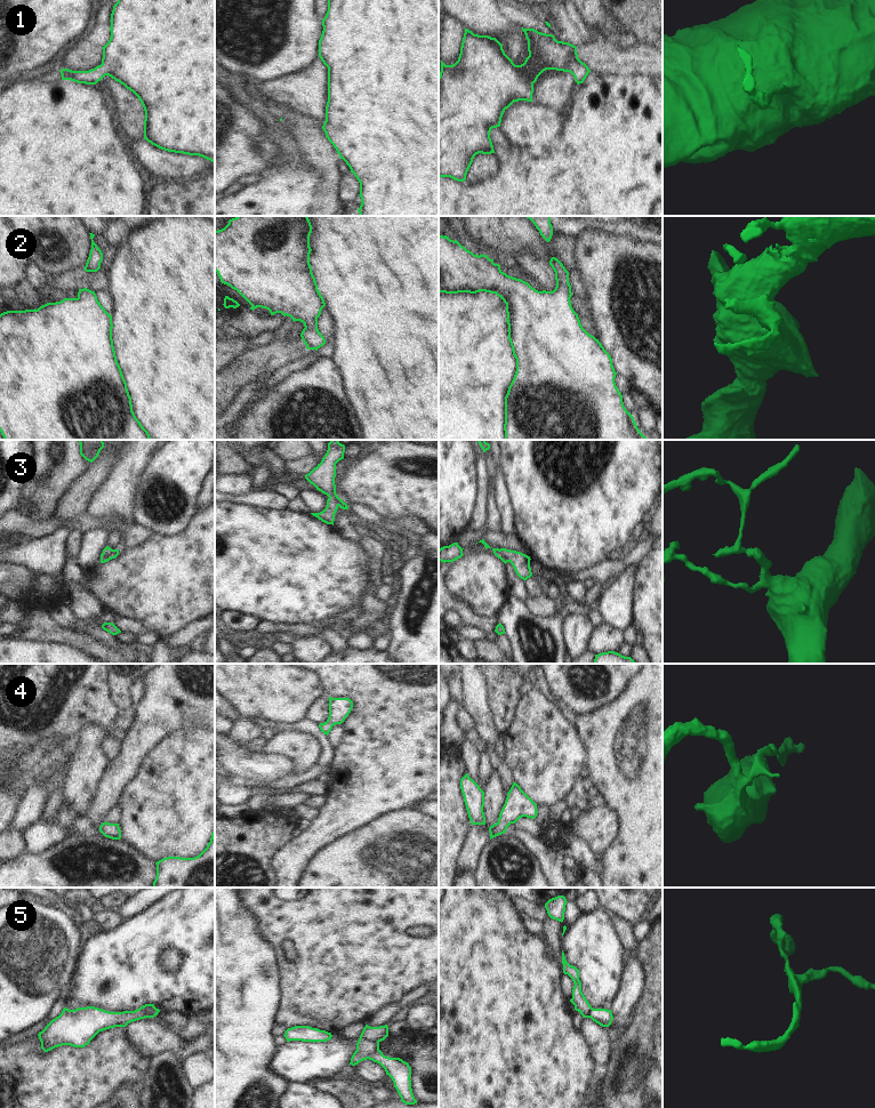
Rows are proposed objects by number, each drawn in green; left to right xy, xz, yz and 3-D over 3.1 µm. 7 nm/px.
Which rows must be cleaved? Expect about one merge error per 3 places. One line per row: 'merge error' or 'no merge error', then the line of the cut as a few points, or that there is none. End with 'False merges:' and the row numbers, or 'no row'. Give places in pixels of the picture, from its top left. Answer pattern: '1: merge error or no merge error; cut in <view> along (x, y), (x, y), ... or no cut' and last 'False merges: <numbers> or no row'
1: no merge error; no cut
2: no merge error; no cut
3: no merge error; no cut
4: no merge error; no cut
5: merge error; cut in xz along (360, 1036), (368, 1041), (378, 1042)
False merges: 5

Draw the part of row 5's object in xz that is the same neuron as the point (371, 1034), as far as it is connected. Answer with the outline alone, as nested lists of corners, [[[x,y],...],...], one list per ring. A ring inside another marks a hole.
[[[366,1025],[360,1037],[368,1042],[382,1042],[388,1036],[388,1026],[370,1027]]]

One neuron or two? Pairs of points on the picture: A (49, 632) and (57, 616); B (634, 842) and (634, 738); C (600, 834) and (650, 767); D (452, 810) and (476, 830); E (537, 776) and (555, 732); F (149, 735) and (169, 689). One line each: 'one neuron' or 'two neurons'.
A: two neurons
B: one neuron
C: two neurons
D: two neurons
E: one neuron
F: one neuron

